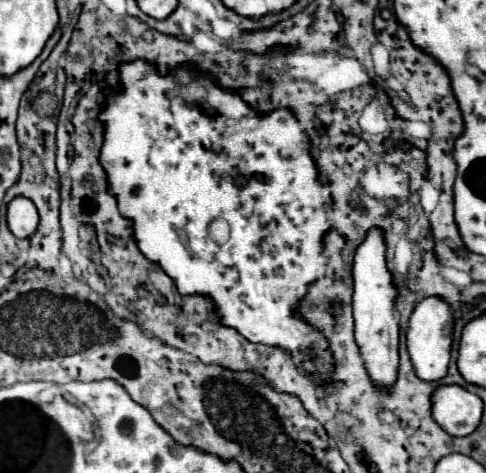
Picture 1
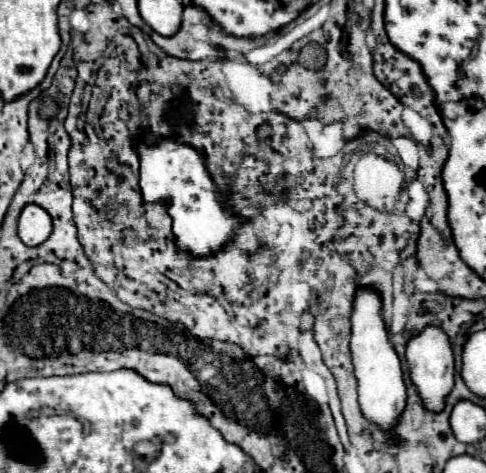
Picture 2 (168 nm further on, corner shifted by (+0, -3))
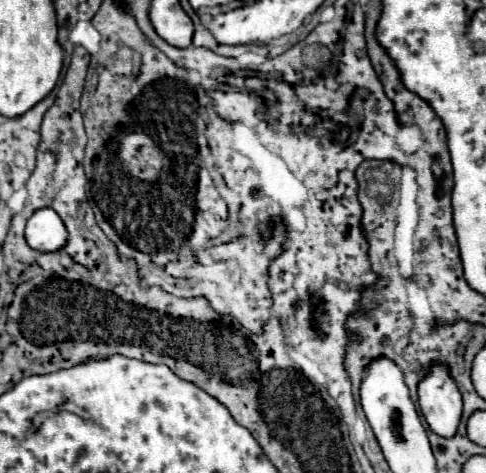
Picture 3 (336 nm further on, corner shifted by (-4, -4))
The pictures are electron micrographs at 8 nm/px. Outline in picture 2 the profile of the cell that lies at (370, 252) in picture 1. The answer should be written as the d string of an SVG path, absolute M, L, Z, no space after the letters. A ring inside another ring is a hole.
M359 287L353 297L353 313L351 313L351 355L353 355L353 367L355 367L355 377L359 383L359 405L363 415L377 423L381 429L389 431L401 411L405 409L405 383L403 383L403 373L401 373L401 363L399 357L389 341L389 331L385 327L383 315L383 301L377 289L369 287Z

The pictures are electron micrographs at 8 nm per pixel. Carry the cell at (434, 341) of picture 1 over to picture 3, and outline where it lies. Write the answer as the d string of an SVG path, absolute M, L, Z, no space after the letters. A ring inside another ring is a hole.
M433 366L421 380L419 408L435 434L443 438L457 434L463 416L463 398L445 366Z

